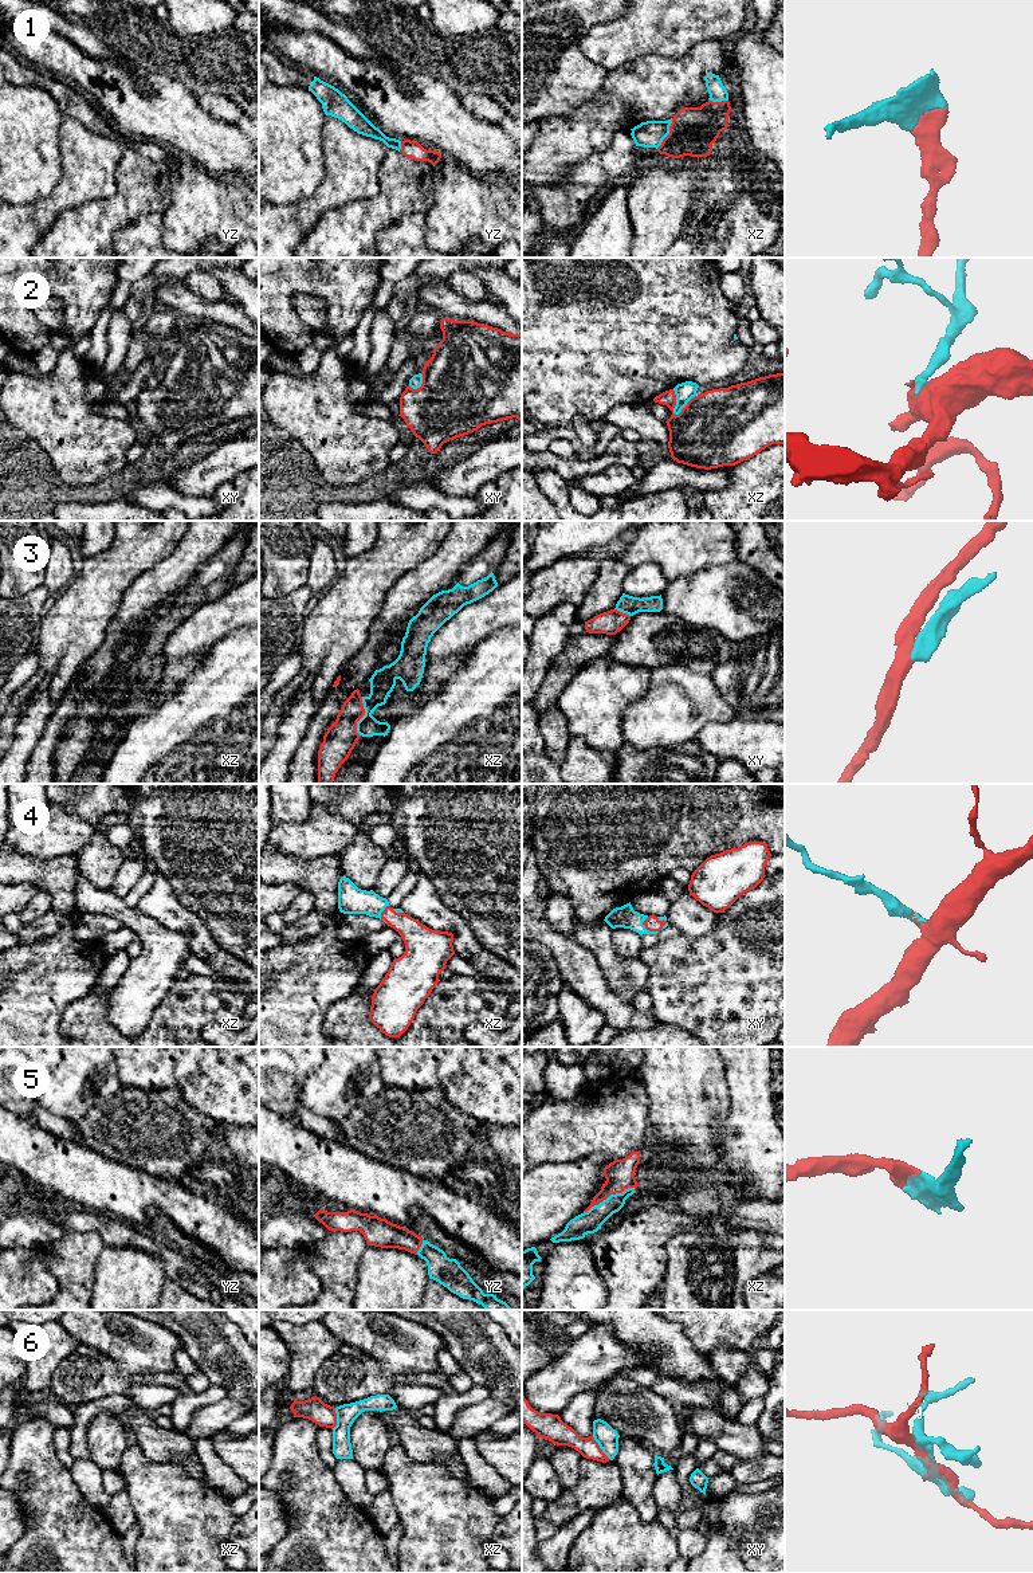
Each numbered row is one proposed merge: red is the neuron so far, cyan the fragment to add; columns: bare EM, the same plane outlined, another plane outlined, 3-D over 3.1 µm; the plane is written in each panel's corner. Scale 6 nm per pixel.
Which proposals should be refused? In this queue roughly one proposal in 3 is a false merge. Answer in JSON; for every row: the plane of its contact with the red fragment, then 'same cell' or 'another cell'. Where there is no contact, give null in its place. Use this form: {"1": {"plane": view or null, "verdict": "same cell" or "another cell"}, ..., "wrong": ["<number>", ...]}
{"1": {"plane": "xz", "verdict": "same cell"}, "2": {"plane": "xz", "verdict": "another cell"}, "3": {"plane": "xz", "verdict": "another cell"}, "4": {"plane": "xy", "verdict": "same cell"}, "5": {"plane": "xz", "verdict": "same cell"}, "6": {"plane": "xy", "verdict": "another cell"}, "wrong": ["2", "3", "6"]}

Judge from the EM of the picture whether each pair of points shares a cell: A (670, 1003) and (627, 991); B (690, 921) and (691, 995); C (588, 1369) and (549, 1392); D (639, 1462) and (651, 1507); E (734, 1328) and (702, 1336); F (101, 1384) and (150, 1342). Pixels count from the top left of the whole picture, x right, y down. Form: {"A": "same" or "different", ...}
{"A": "different", "B": "different", "C": "same", "D": "same", "E": "same", "F": "different"}

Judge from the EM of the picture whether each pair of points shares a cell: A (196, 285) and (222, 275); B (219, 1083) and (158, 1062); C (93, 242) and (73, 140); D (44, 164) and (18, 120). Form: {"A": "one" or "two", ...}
{"A": "two", "B": "one", "C": "two", "D": "one"}

